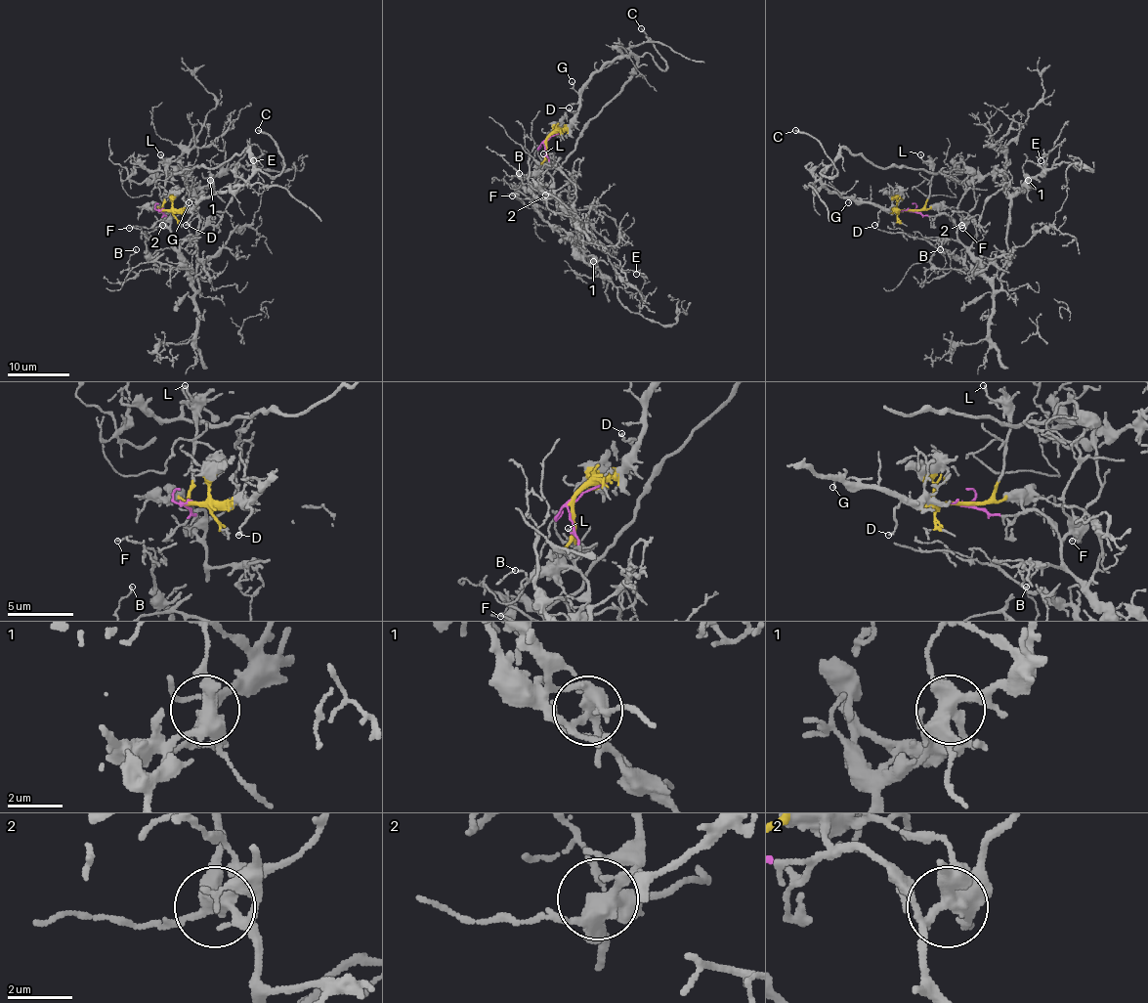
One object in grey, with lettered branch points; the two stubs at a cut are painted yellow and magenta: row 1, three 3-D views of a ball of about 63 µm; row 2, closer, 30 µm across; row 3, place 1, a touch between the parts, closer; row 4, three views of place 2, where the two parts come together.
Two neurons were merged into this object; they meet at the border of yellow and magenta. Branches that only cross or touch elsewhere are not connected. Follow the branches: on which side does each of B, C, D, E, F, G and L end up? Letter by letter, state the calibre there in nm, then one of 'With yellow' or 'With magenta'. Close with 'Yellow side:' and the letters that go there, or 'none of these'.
B: Thickness 130 nm. With magenta
C: Thickness 190 nm. With yellow
D: Thickness 160 nm. With yellow
E: Thickness 170 nm. With magenta
F: Thickness 120 nm. With magenta
G: Thickness 110 nm. With yellow
L: Thickness 150 nm. With yellow
Yellow side: C, D, G, L

